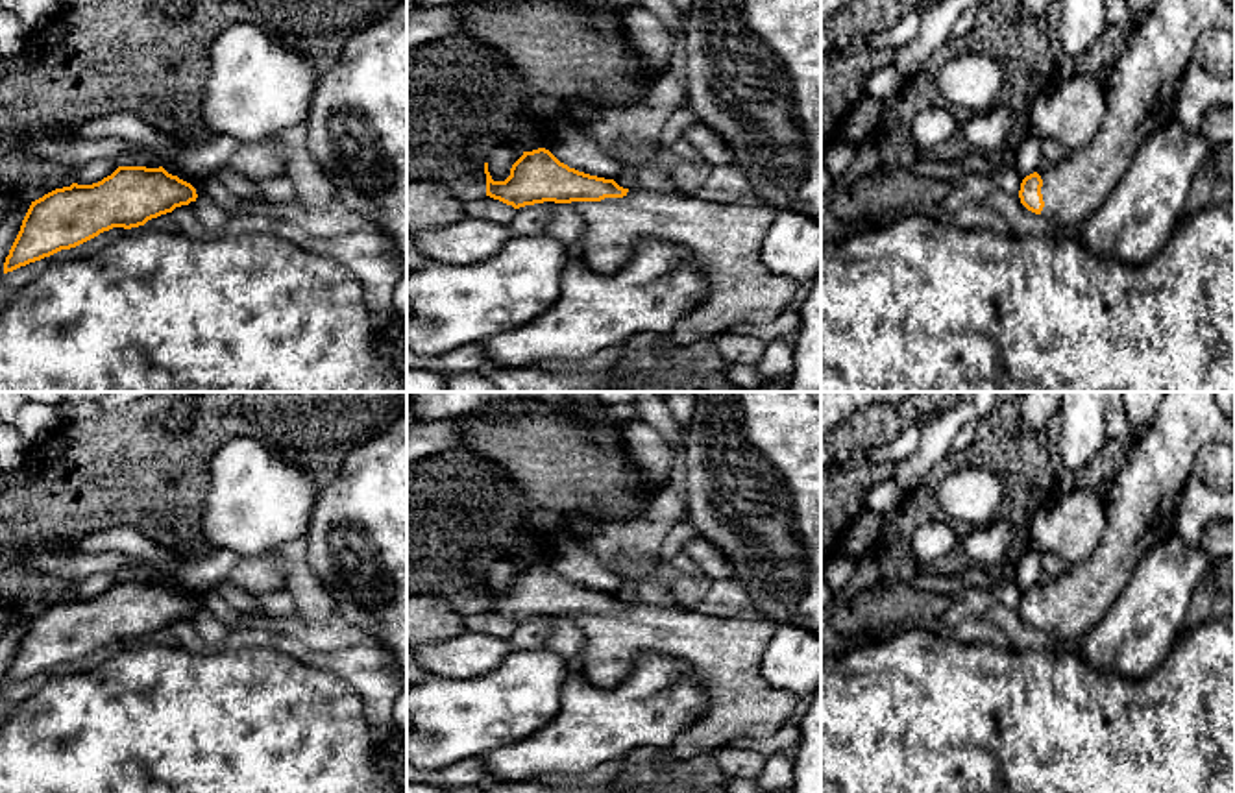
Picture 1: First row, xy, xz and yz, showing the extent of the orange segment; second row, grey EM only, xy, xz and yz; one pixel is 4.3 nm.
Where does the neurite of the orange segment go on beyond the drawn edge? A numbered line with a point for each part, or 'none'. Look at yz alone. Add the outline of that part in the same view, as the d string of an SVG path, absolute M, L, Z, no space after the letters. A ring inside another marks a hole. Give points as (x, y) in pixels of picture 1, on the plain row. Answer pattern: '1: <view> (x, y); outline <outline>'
1: yz (1141, 501); outline M1165 392L1152 423L1135 434L1126 466L1115 475L1102 499L1106 532L1089 558L1070 564L1050 584L1037 584L1043 593L1045 621L1041 632L1065 647L1074 645L1120 595L1137 562L1157 542L1174 534L1174 516L1185 482L1192 475L1198 451L1213 442L1235 444L1235 421L1224 414L1215 392Z

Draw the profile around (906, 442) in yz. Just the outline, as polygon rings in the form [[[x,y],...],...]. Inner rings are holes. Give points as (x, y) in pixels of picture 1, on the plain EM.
[[[908,425],[891,444],[886,444],[882,447],[871,447],[854,458],[862,458],[871,464],[882,464],[882,462],[897,464],[908,458],[911,453],[915,453],[919,444],[921,444],[921,427]]]

